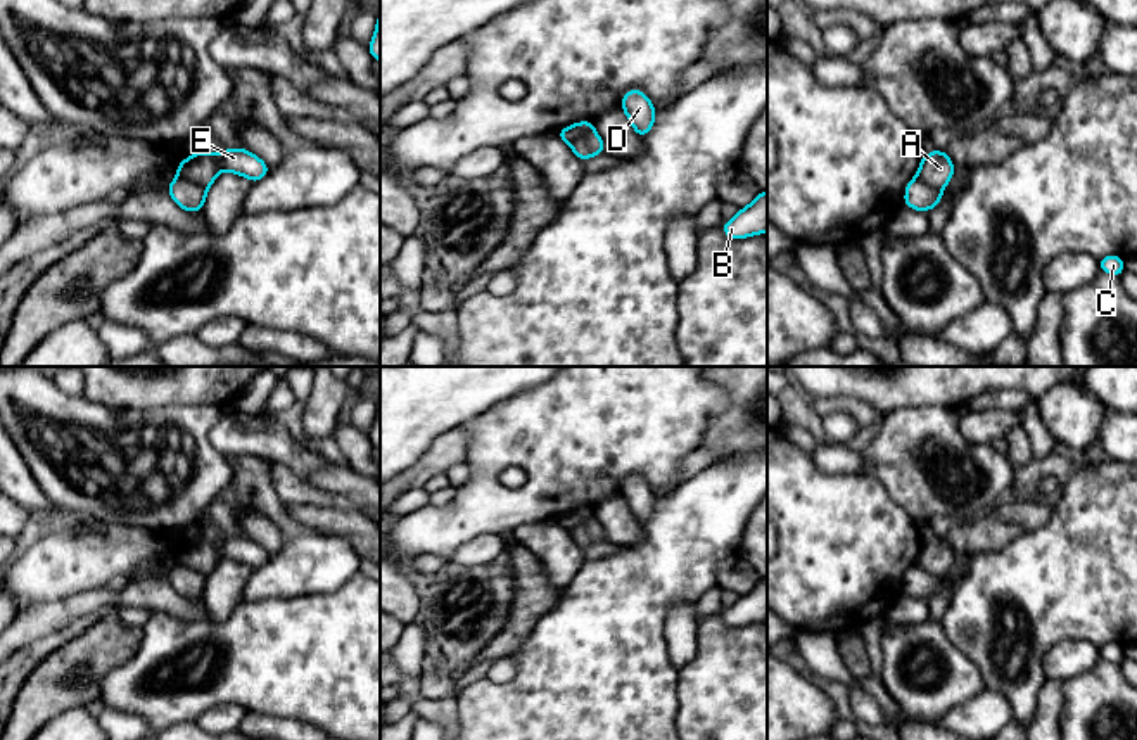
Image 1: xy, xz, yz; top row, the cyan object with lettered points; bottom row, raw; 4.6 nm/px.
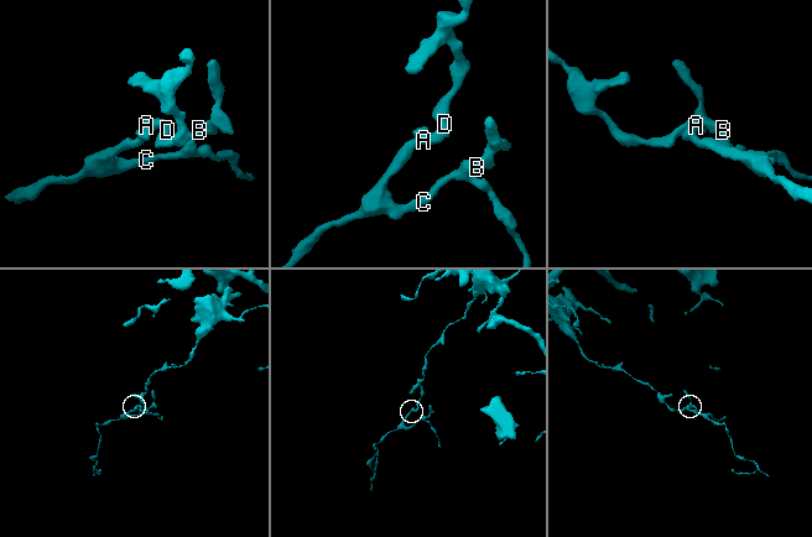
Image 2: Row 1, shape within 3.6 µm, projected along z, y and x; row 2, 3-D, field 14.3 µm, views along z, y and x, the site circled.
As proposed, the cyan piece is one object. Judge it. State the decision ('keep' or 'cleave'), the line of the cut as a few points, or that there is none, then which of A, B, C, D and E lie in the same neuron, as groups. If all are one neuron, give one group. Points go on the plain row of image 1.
cleave | xy (178, 562), (197, 569), (206, 578) | A D E / B C

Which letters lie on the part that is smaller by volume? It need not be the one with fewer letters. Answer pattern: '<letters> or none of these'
B, C

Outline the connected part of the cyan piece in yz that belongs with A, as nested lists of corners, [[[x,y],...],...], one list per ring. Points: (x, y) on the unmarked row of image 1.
[[[933,538],[930,541],[923,541],[921,552],[918,557],[918,565],[924,571],[943,577],[954,562],[954,550],[945,541],[945,538]]]

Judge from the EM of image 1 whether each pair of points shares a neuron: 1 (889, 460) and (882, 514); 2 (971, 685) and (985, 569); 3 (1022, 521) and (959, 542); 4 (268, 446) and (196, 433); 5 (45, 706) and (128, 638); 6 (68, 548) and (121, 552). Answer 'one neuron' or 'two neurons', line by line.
1: two neurons
2: two neurons
3: one neuron
4: two neurons
5: one neuron
6: one neuron

